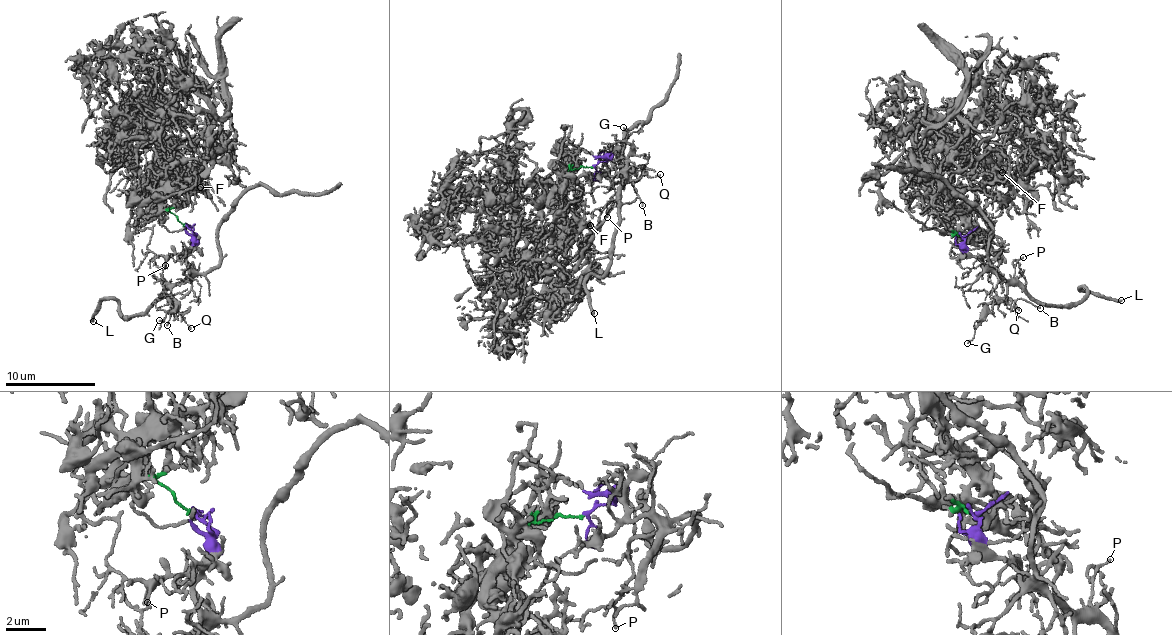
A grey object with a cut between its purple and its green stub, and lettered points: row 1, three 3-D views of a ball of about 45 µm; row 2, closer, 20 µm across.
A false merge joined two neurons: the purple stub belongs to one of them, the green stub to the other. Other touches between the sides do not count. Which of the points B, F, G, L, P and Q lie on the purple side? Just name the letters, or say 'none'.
B, G, L, P, Q

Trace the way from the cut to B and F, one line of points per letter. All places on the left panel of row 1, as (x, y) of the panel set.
B: (185, 226), (193, 239), (186, 255), (189, 276), (170, 290), (172, 307), (166, 326)
F: (185, 226), (163, 207), (162, 186), (166, 169), (167, 177), (175, 183), (197, 179), (201, 188)

